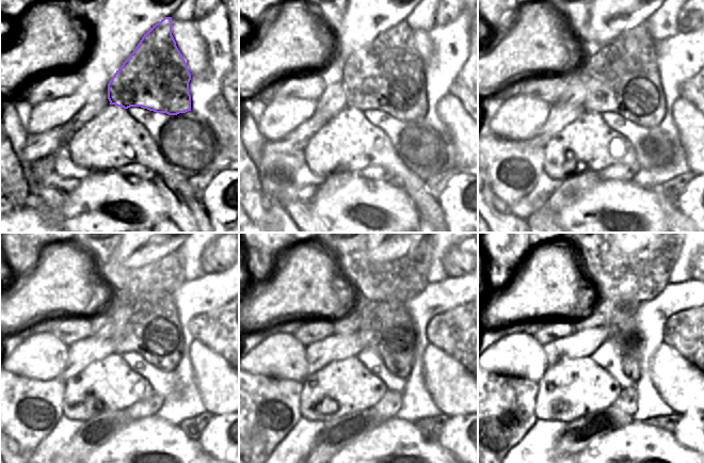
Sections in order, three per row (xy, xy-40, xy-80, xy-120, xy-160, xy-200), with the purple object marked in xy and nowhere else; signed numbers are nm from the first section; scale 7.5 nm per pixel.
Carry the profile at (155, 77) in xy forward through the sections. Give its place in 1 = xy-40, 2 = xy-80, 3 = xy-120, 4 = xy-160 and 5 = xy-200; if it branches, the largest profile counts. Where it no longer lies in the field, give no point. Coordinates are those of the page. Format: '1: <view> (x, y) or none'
1: xy-40 (387, 75)
2: xy-80 (621, 76)
3: xy-120 (141, 303)
4: xy-160 (381, 290)
5: xy-200 (642, 275)

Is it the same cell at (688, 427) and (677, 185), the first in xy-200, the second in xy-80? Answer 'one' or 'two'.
two

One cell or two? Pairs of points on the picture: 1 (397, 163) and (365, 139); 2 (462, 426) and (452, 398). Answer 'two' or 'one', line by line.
1: two
2: two

